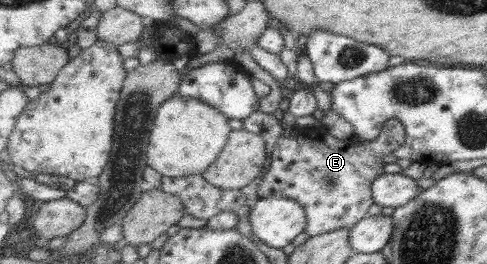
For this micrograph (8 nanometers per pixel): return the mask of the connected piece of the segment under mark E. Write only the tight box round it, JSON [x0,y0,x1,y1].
[254,119,405,236]

